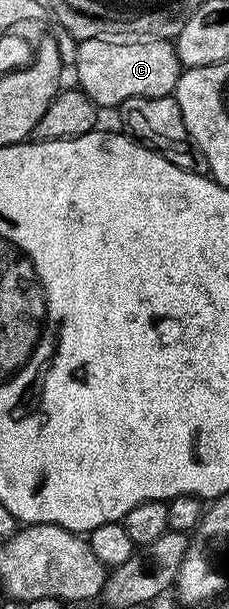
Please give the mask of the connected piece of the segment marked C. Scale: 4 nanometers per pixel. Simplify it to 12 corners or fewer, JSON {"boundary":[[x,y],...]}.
{"boundary":[[83,40],[76,83],[98,109],[173,96],[168,40]]}

